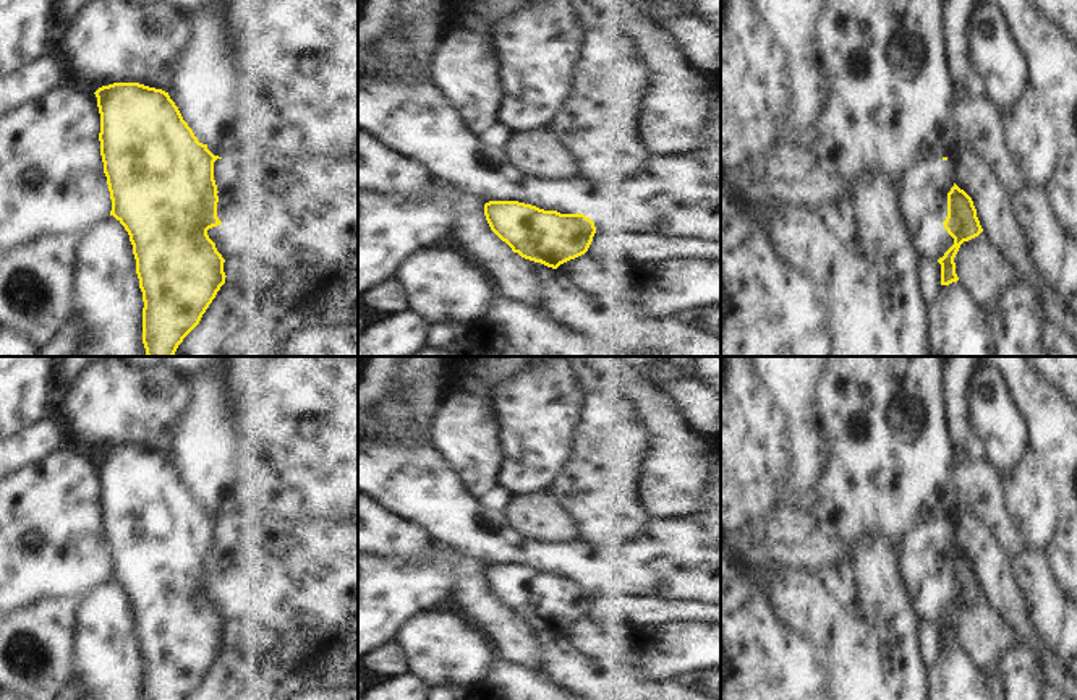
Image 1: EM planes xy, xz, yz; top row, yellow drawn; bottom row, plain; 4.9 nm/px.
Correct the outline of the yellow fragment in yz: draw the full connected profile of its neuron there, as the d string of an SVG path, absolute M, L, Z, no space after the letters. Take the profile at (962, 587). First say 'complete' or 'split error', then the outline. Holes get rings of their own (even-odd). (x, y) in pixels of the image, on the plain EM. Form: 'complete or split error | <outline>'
complete | M956 546L947 556L947 580L943 588L954 601L954 608L938 622L941 627L941 648L949 648L959 643L954 621L960 608L983 595L972 561Z

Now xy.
complete | M113 446L99 450L94 457L97 460L97 470L100 476L99 504L100 504L100 519L104 525L104 536L107 540L107 548L112 562L110 578L113 578L130 598L130 604L133 608L133 617L136 622L136 637L139 642L139 651L143 655L143 664L144 664L143 700L186 700L199 687L202 677L215 661L220 650L225 647L225 640L227 640L223 635L225 622L217 614L215 606L207 598L209 591L222 588L222 585L217 580L219 554L214 543L214 525L222 520L214 519L207 512L207 507L198 504L193 493L183 483L178 470L170 462L168 455L162 452L149 450L139 446Z

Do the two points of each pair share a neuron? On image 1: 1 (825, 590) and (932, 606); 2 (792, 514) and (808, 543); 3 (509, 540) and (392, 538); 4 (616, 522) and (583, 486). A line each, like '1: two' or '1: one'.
1: two
2: two
3: two
4: one

